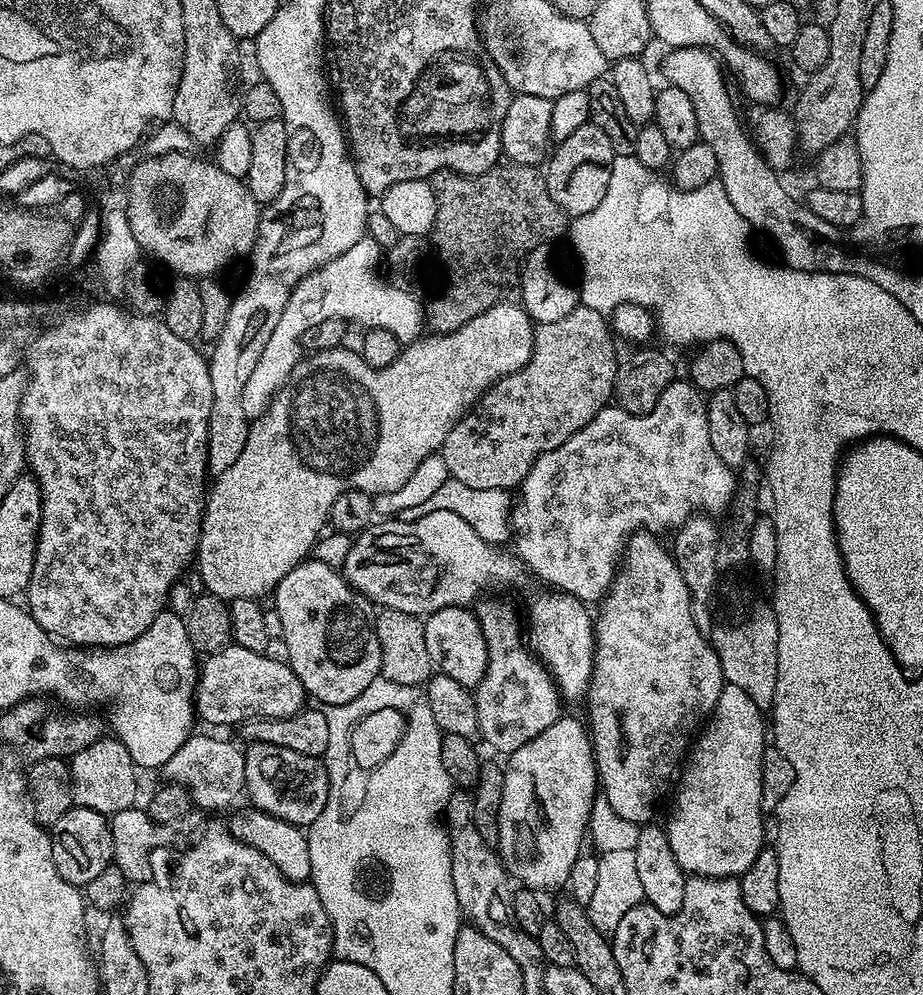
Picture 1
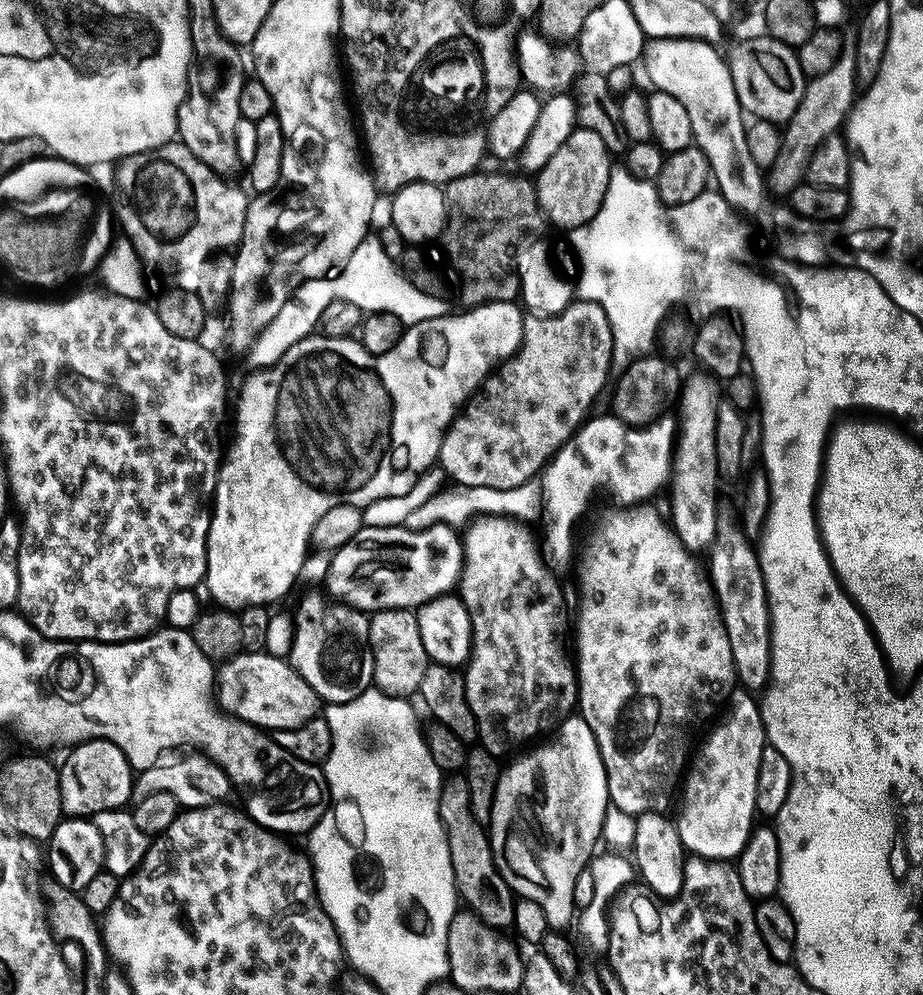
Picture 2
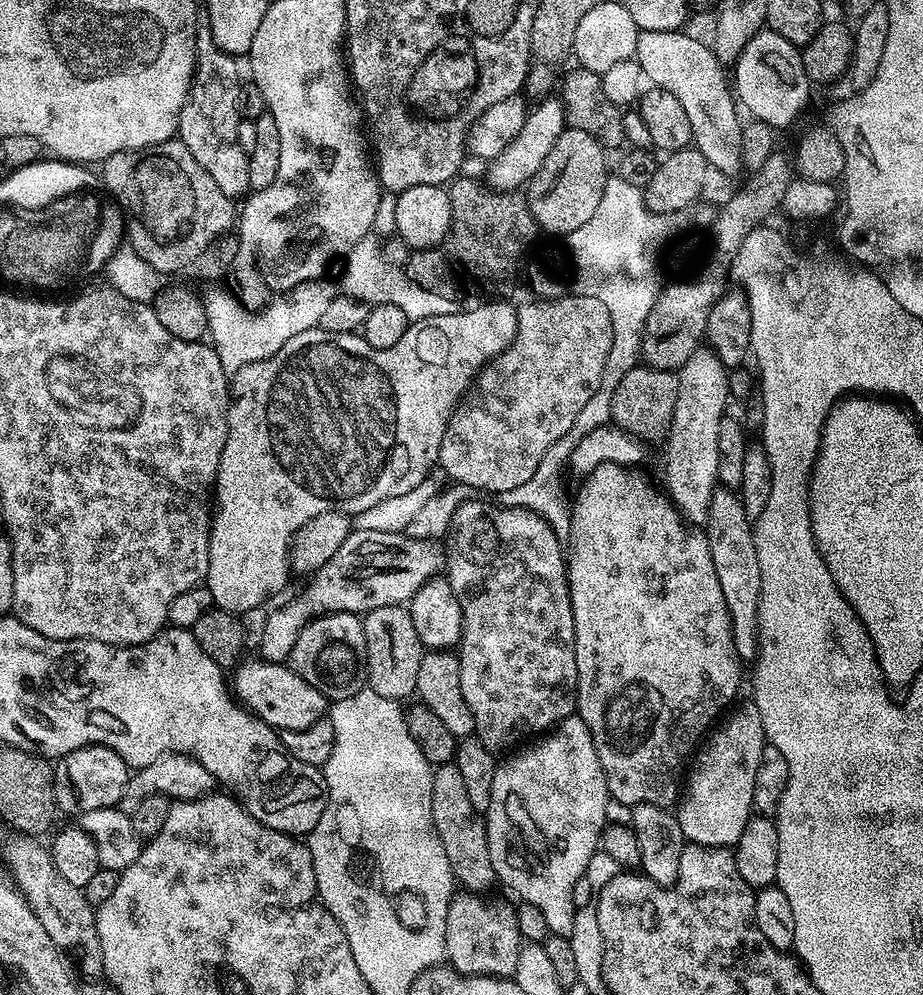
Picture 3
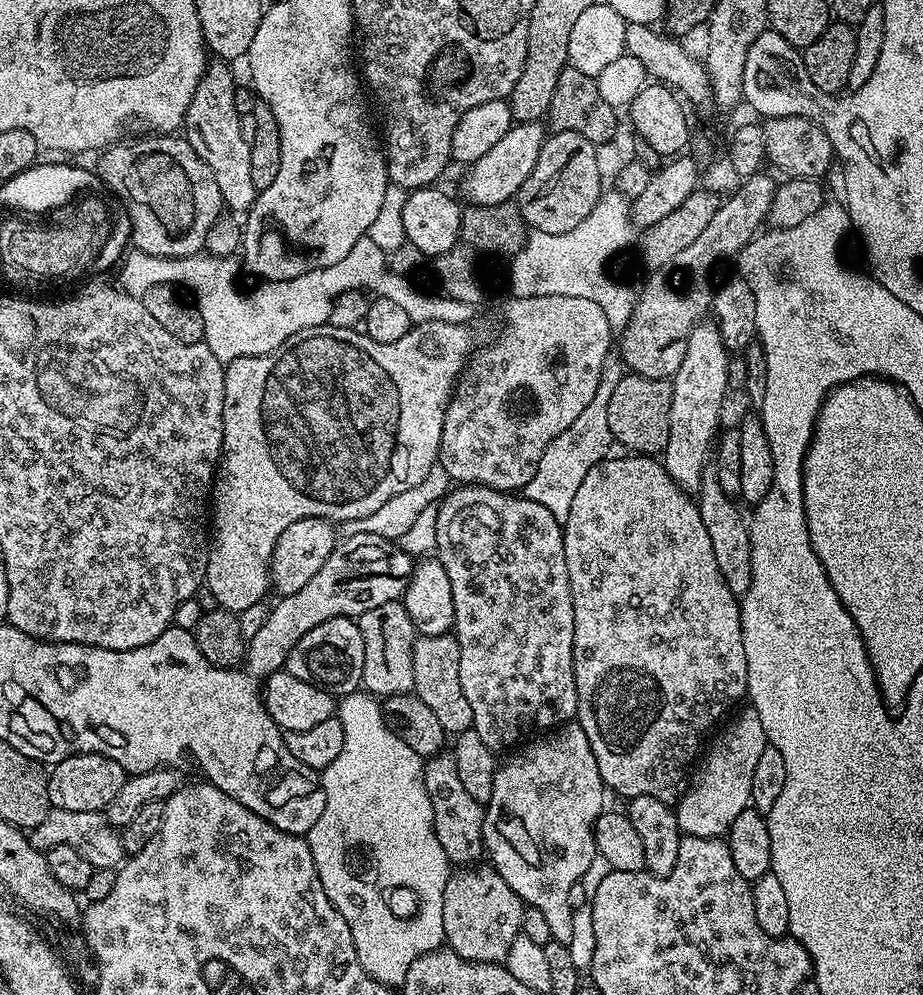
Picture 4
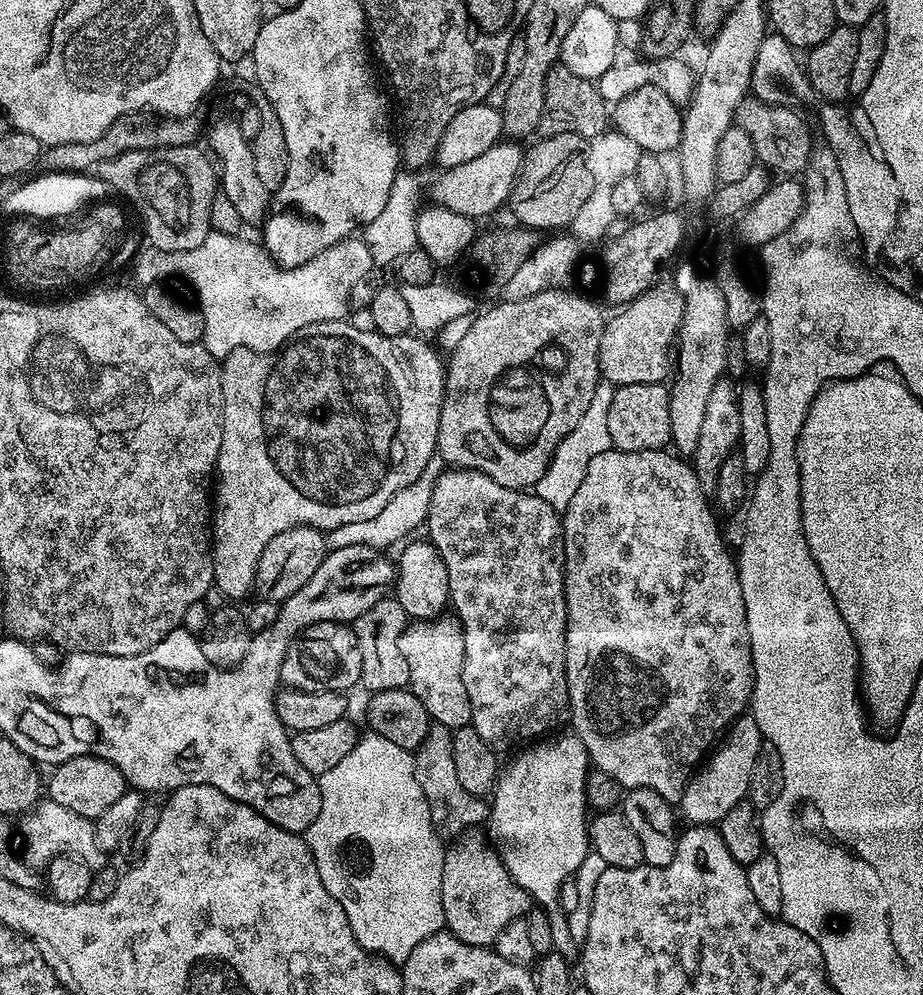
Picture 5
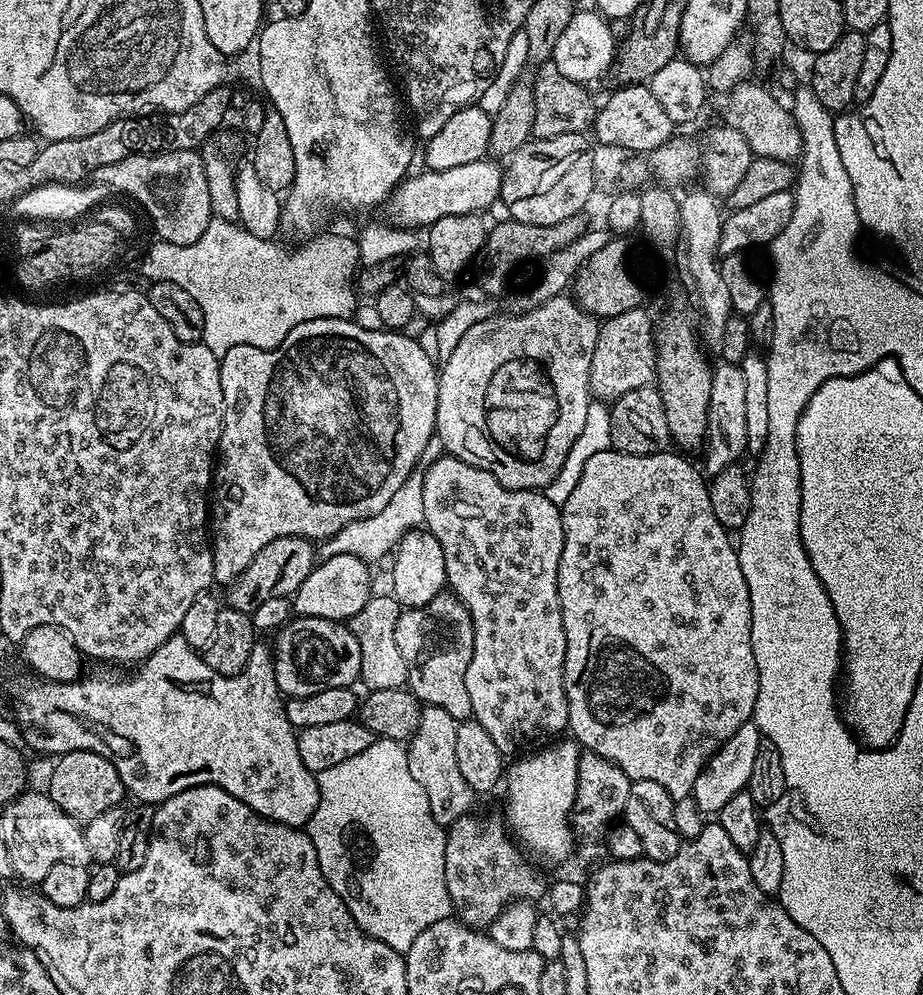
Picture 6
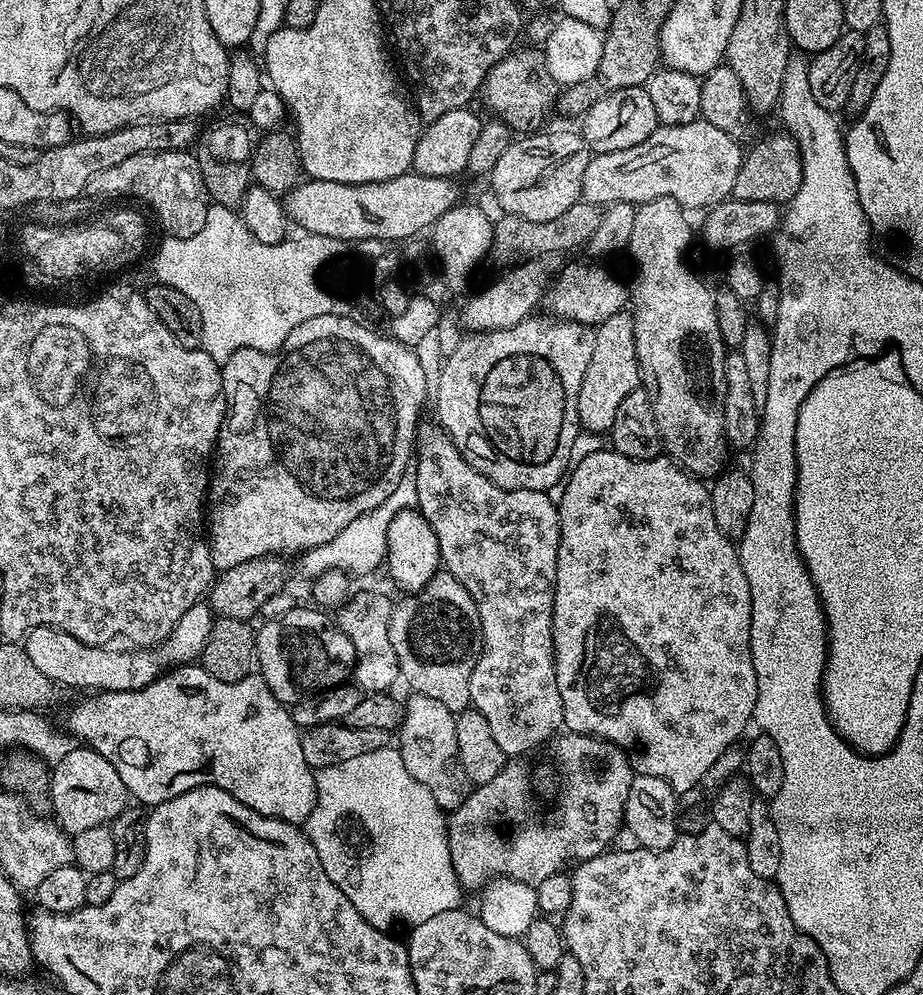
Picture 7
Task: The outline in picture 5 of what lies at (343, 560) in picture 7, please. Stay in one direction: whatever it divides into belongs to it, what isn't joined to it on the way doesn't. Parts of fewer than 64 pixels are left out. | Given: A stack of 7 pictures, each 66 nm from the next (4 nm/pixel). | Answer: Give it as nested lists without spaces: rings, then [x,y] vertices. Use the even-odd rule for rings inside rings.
[[[439,453],[430,458],[426,464],[426,469],[411,483],[410,486],[403,487],[390,498],[390,502],[383,507],[380,514],[366,522],[350,522],[345,526],[331,528],[327,531],[326,538],[329,549],[342,549],[345,546],[370,545],[372,548],[383,550],[396,540],[408,538],[412,531],[419,525],[420,527],[427,521],[430,498],[433,496],[434,486],[437,478],[446,470],[444,459]]]

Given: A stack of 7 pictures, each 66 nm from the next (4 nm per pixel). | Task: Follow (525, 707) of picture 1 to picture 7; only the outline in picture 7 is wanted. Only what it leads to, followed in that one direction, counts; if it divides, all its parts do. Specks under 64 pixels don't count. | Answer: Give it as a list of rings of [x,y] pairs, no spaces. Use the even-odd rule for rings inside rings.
[[[421,423],[416,430],[416,447],[414,449],[414,461],[418,470],[418,498],[416,508],[424,515],[426,522],[430,522],[430,530],[434,530],[434,538],[438,538],[438,550],[443,567],[474,598],[474,606],[478,606],[478,618],[484,645],[480,648],[480,657],[474,666],[474,674],[470,674],[470,698],[471,707],[486,718],[490,731],[498,742],[498,747],[503,750],[505,757],[524,758],[527,752],[535,750],[539,744],[546,740],[551,741],[561,731],[564,715],[562,714],[562,694],[558,694],[558,678],[556,677],[556,655],[552,645],[552,615],[554,614],[554,590],[556,589],[556,567],[558,566],[558,542],[560,541],[560,510],[557,501],[549,498],[547,492],[535,492],[534,490],[510,490],[499,488],[493,480],[487,480],[454,446],[454,442],[448,437],[448,433],[440,427],[439,423]]]

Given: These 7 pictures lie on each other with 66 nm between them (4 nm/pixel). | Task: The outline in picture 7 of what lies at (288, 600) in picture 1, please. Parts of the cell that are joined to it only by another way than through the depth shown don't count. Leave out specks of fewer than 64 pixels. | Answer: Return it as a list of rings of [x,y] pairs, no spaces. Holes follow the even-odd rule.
[[[297,606],[290,614],[265,619],[264,625],[255,629],[258,675],[285,706],[345,683],[356,665],[354,642],[342,634],[331,615],[312,608]]]

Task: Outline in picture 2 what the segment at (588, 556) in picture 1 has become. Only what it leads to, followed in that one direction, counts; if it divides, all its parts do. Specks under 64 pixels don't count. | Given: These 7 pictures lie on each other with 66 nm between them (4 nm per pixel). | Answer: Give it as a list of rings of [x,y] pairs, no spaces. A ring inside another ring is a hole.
[[[615,414],[607,415],[593,415],[577,428],[571,439],[544,465],[542,475],[539,477],[538,485],[543,492],[542,516],[548,519],[548,525],[544,528],[544,540],[542,536],[542,544],[553,569],[561,570],[560,568],[566,567],[571,562],[572,535],[576,532],[576,523],[583,518],[584,511],[588,508],[588,499],[599,488],[608,485],[619,505],[631,506],[651,501],[653,499],[651,496],[658,495],[663,488],[665,491],[672,479],[672,457],[678,431],[678,420],[675,415],[659,416],[651,424],[643,426],[633,426],[622,422]]]

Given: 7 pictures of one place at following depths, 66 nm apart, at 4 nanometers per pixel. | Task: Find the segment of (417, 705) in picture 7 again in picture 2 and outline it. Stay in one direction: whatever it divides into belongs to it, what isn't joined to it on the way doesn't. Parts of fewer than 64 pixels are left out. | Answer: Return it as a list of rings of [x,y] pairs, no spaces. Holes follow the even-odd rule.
[[[452,774],[440,785],[440,818],[450,846],[450,862],[454,866],[456,891],[469,909],[481,916],[489,926],[504,930],[512,923],[514,893],[496,869],[492,844],[488,840],[488,829],[474,818],[470,806],[470,790],[463,775]]]

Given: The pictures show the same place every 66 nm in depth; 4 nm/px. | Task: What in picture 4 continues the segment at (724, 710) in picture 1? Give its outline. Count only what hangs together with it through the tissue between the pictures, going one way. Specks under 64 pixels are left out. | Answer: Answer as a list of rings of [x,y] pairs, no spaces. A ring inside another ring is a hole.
[[[751,706],[741,707],[740,710],[741,712],[721,730],[720,737],[712,744],[712,749],[703,753],[704,761],[702,756],[695,765],[696,773],[693,776],[691,773],[675,805],[678,826],[685,836],[727,837],[734,818],[738,818],[738,814],[742,814],[742,810],[749,807],[754,770],[758,767],[758,757],[769,742],[766,730],[762,730],[762,718],[758,718],[755,710]]]

